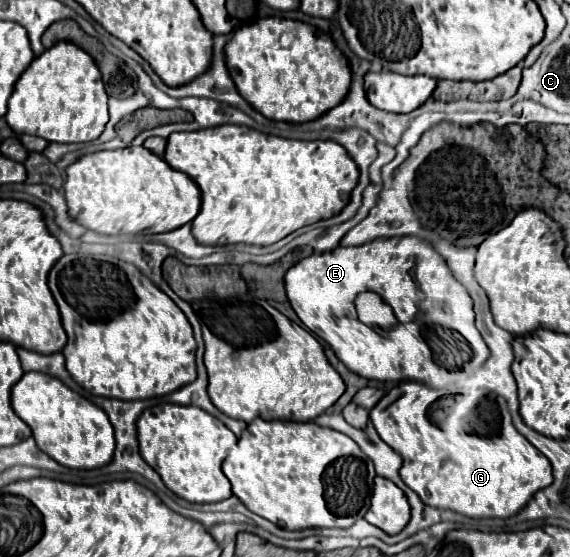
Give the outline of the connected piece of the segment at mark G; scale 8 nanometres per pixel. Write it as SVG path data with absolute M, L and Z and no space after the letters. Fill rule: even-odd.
M403 382L371 410L371 422L381 440L403 456L403 482L433 508L453 510L469 518L509 518L517 514L537 490L553 482L551 462L517 432L507 400L487 390L457 394L457 404L453 404L453 396L443 396L441 390L433 390L421 382Z

